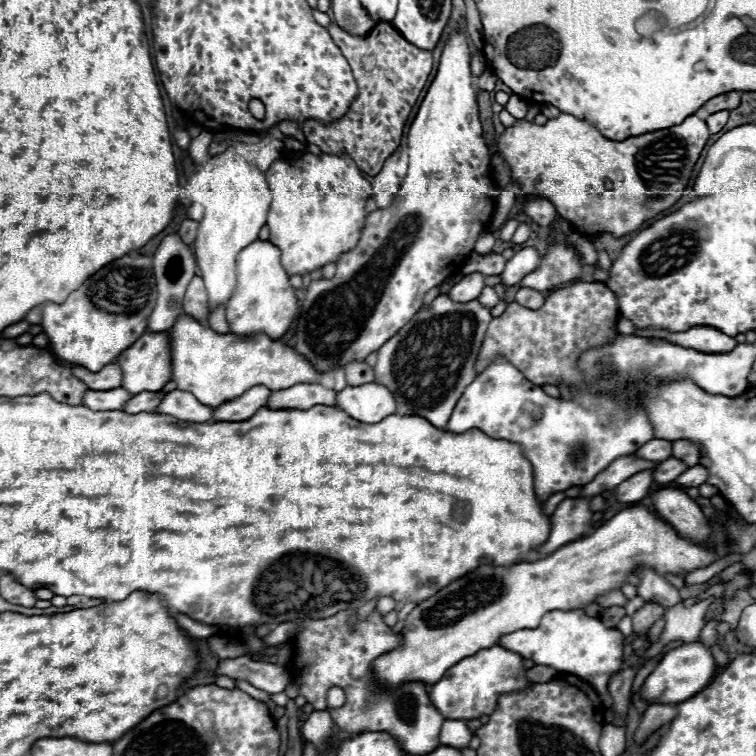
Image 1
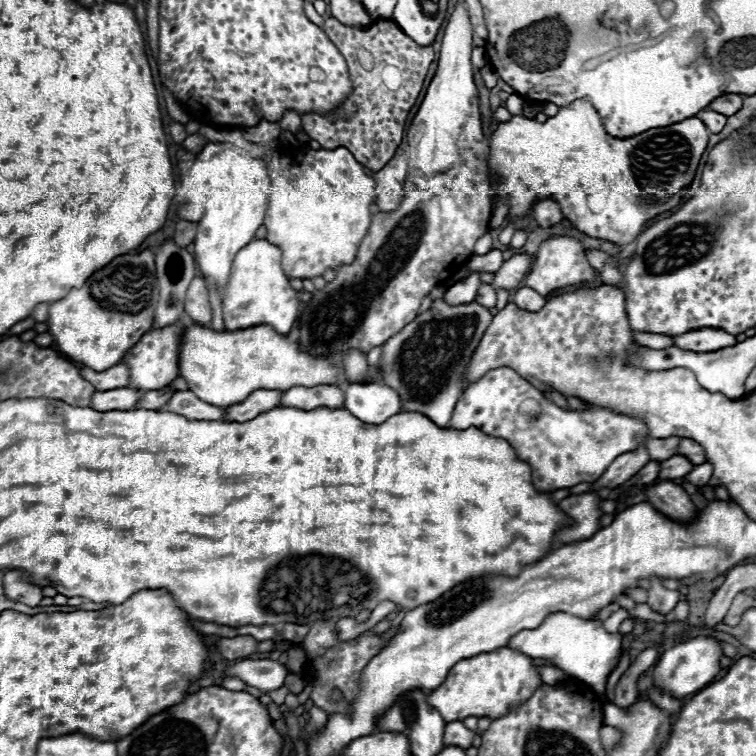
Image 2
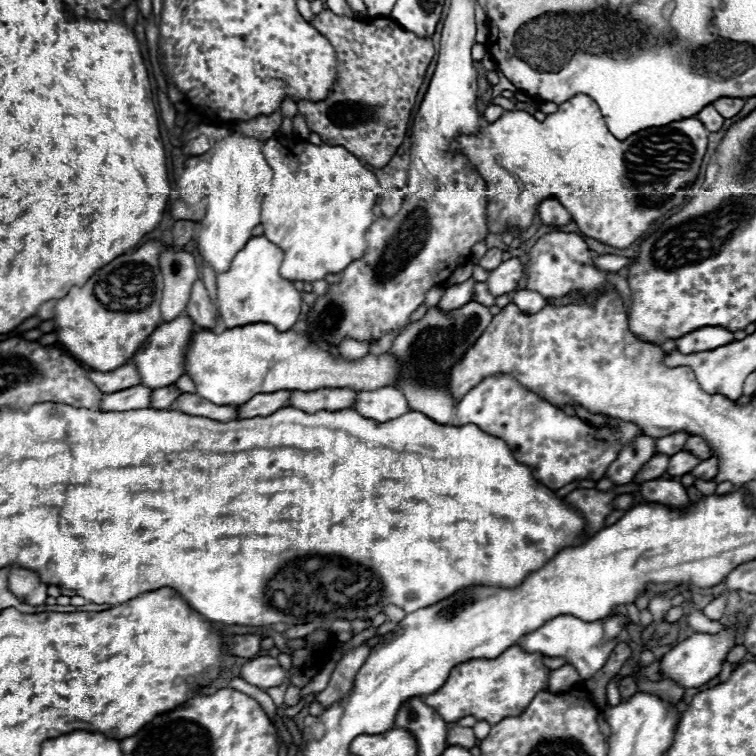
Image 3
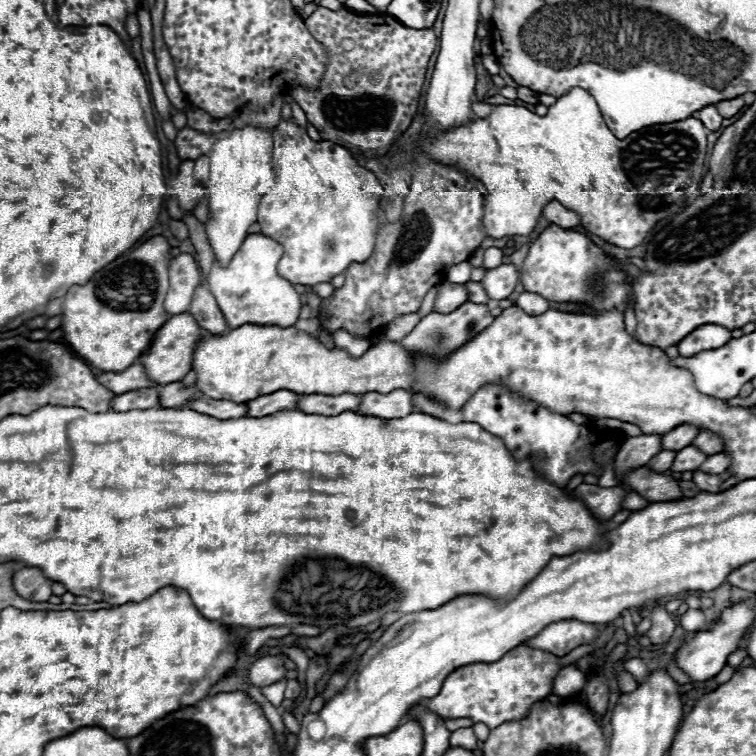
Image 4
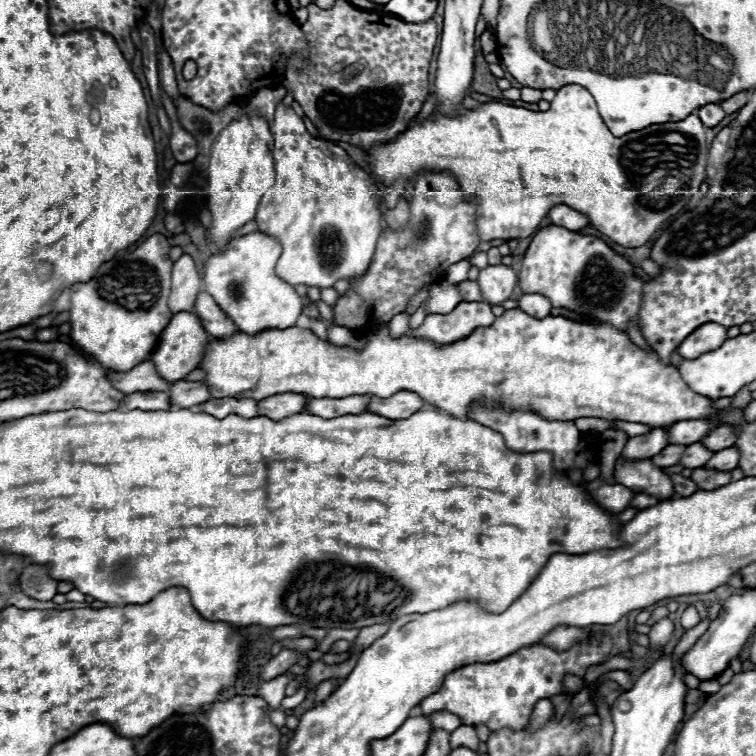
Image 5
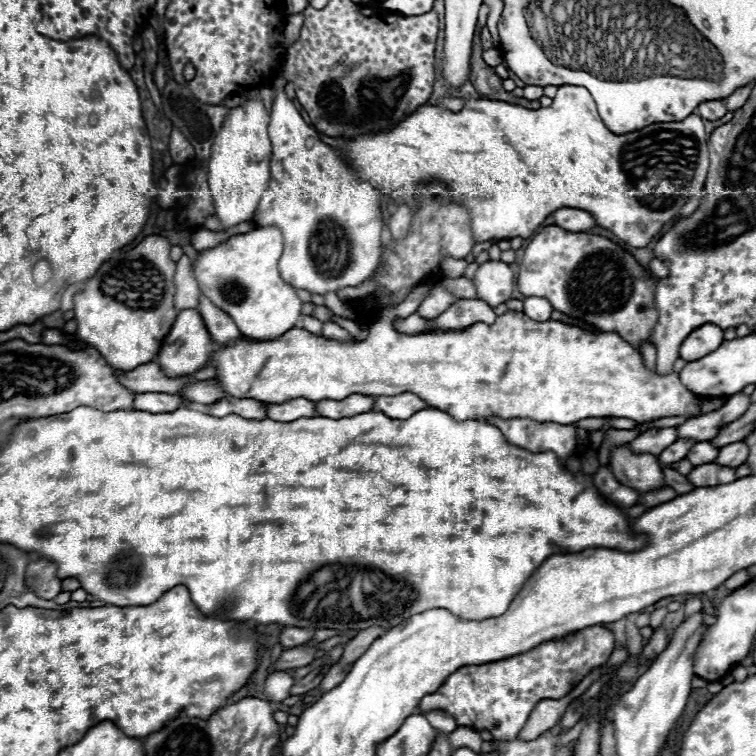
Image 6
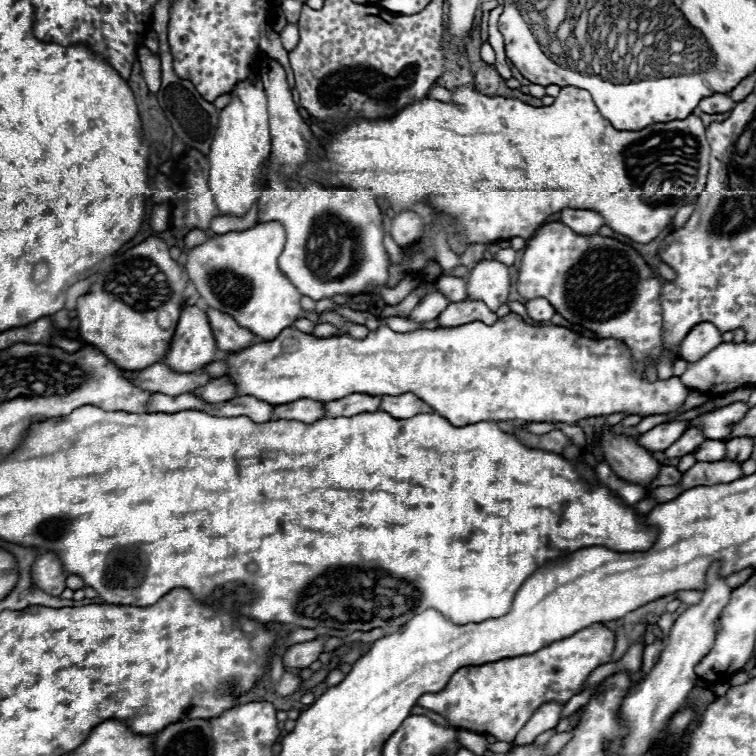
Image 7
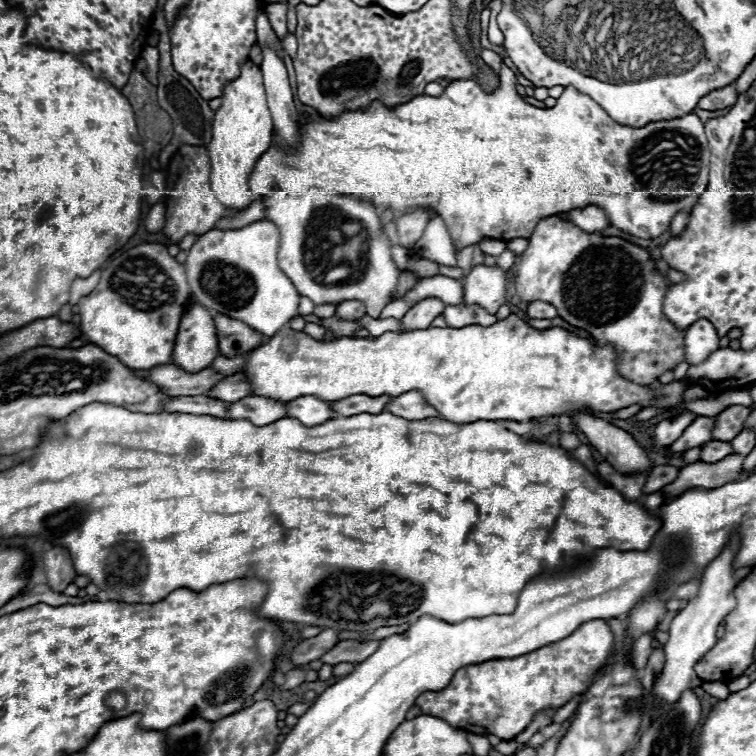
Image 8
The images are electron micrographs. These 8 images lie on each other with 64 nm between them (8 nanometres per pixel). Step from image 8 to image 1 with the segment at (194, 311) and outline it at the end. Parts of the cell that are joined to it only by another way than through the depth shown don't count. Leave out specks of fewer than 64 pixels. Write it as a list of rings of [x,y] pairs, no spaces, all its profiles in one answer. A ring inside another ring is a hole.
[[[146,332],[116,358],[116,364],[122,370],[122,388],[130,394],[162,390],[170,380],[168,332]]]

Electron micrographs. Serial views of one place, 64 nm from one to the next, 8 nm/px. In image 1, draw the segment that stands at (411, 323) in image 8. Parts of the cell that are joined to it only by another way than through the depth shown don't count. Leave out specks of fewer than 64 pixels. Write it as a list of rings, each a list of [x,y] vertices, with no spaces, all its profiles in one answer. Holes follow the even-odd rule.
[[[474,272],[474,274],[464,276],[458,284],[454,284],[448,294],[456,302],[470,302],[470,300],[476,300],[480,296],[484,286],[486,286],[484,284],[484,274]]]

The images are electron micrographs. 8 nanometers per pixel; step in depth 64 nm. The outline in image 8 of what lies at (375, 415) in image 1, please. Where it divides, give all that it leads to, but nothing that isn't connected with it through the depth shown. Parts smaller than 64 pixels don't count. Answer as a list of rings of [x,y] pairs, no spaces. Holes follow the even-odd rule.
[[[406,392],[404,396],[396,396],[386,404],[386,410],[406,418],[406,420],[420,420],[430,416],[440,416],[438,410],[434,410],[426,400],[420,396],[420,392]]]

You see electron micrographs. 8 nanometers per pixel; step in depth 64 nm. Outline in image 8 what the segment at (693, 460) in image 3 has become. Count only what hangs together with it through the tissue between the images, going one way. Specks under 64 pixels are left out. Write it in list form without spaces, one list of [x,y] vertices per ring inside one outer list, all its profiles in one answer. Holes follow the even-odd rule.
[[[710,440],[708,444],[702,446],[700,460],[702,460],[702,462],[718,462],[718,460],[730,456],[730,454],[732,454],[732,446],[730,446],[730,442]]]

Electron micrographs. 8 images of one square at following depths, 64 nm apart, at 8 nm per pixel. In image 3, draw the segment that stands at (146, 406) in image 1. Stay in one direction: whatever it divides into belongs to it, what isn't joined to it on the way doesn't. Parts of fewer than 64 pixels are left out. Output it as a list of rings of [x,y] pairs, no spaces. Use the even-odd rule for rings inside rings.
[[[174,384],[164,386],[164,388],[156,388],[156,390],[152,392],[152,396],[150,396],[150,408],[164,410],[164,408],[168,408],[180,394],[182,394],[182,392],[180,392]]]

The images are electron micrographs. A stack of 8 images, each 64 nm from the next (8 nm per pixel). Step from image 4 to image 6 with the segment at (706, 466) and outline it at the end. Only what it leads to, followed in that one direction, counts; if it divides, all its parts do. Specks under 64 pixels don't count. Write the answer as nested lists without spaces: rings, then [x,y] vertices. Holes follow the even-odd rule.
[[[732,442],[720,450],[720,456],[714,460],[714,464],[736,468],[744,464],[746,456],[748,456],[748,446],[744,442]]]

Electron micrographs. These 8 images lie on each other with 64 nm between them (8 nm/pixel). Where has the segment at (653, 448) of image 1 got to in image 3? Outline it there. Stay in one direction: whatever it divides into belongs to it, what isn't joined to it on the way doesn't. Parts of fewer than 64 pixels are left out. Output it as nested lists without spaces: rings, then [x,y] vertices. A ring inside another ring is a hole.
[[[676,432],[676,434],[670,434],[670,436],[664,436],[664,438],[656,438],[656,454],[664,454],[664,456],[674,456],[676,452],[682,450],[686,438],[690,434],[686,432]]]

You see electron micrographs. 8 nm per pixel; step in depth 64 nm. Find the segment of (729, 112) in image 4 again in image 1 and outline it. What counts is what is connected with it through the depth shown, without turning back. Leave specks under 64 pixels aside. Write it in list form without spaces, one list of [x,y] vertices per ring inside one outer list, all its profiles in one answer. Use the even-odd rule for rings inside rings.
[[[732,90],[732,92],[720,94],[720,96],[708,100],[708,102],[696,112],[696,116],[706,118],[706,116],[716,114],[716,112],[720,112],[720,110],[734,110],[738,104],[740,104],[740,92],[734,92],[734,90]]]

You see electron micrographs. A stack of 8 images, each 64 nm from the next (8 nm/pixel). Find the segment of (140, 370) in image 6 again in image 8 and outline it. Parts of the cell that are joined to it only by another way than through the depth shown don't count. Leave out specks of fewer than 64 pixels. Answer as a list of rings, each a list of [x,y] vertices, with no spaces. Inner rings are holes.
[[[164,364],[148,370],[144,378],[150,384],[156,384],[168,396],[198,396],[206,394],[224,376],[214,372],[212,368],[204,368],[196,374],[190,374],[174,364]]]

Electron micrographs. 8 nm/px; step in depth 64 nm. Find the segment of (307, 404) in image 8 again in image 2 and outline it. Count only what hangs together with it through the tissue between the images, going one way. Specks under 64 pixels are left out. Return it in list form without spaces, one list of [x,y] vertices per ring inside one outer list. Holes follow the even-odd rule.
[[[256,390],[252,392],[246,400],[226,406],[224,408],[224,420],[228,422],[246,422],[256,418],[260,412],[272,410],[280,404],[280,394],[278,390]]]

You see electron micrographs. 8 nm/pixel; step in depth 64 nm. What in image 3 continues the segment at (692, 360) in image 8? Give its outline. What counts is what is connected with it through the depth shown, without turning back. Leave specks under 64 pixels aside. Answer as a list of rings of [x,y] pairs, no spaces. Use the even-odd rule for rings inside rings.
[[[704,326],[682,338],[676,338],[676,348],[682,354],[694,354],[694,352],[706,352],[706,350],[726,346],[732,340],[734,340],[734,334],[728,330],[720,326]]]

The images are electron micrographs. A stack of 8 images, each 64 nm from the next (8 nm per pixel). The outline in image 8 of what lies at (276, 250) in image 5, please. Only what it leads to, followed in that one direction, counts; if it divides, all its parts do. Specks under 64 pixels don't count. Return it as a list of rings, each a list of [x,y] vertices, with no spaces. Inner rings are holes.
[[[258,220],[238,230],[208,230],[202,234],[188,250],[184,262],[196,302],[210,312],[236,318],[266,338],[272,338],[282,326],[298,316],[300,300],[294,284],[276,264],[278,246],[280,230],[268,220]]]

